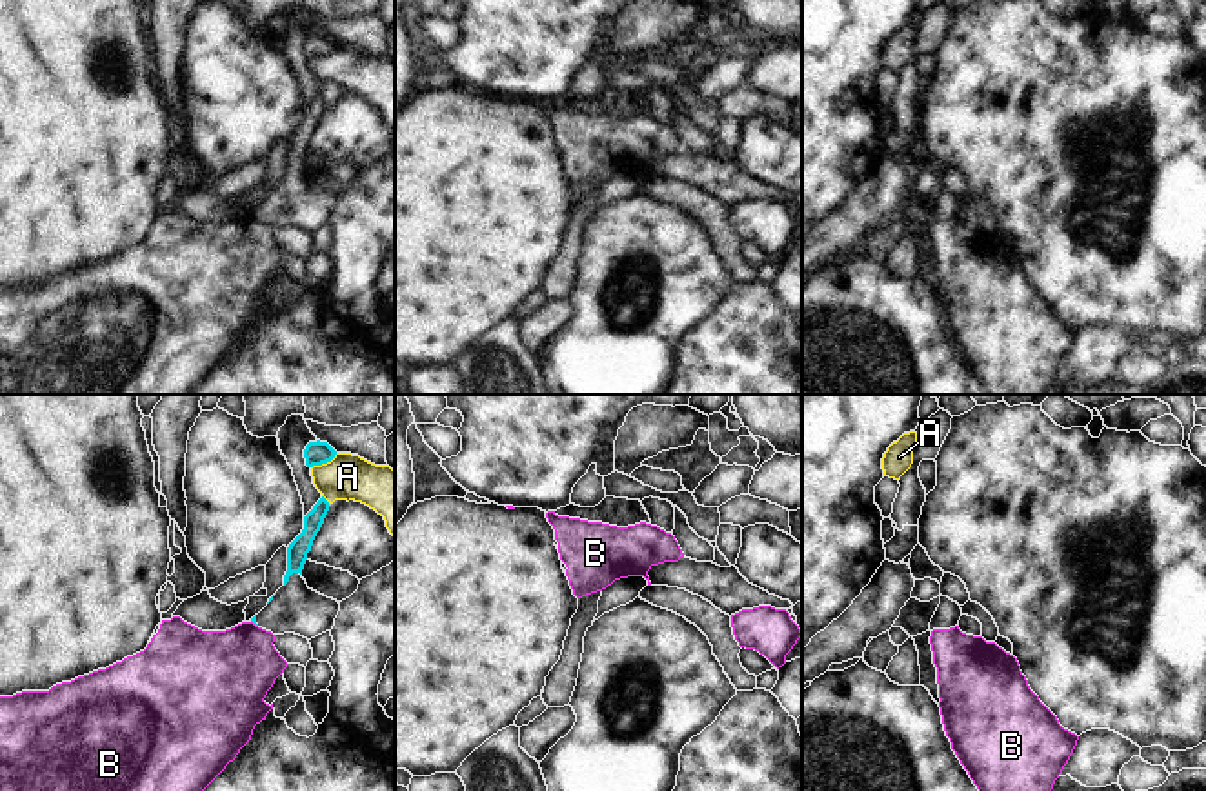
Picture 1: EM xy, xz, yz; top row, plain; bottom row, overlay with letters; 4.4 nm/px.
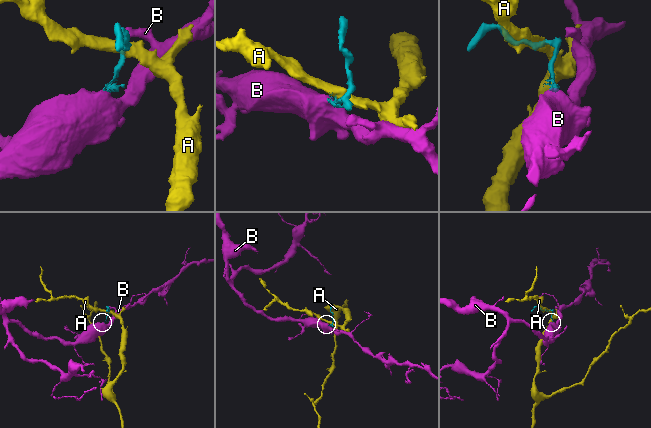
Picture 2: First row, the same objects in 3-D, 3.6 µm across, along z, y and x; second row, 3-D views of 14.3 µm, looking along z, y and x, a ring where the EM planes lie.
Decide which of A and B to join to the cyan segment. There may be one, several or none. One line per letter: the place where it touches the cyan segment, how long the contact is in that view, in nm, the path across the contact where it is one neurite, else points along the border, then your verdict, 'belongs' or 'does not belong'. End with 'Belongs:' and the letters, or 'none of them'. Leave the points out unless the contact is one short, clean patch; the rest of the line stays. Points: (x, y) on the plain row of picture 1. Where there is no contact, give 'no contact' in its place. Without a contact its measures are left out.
A: meets cyan in xy at (324, 55); contact 140 nm long; border along xy (337, 46), (311, 60); does not belong
B: meets cyan in xy at (255, 217); contact 40 nm long; border along xy (251, 213), (257, 219); does not belong
Belongs: none of them

